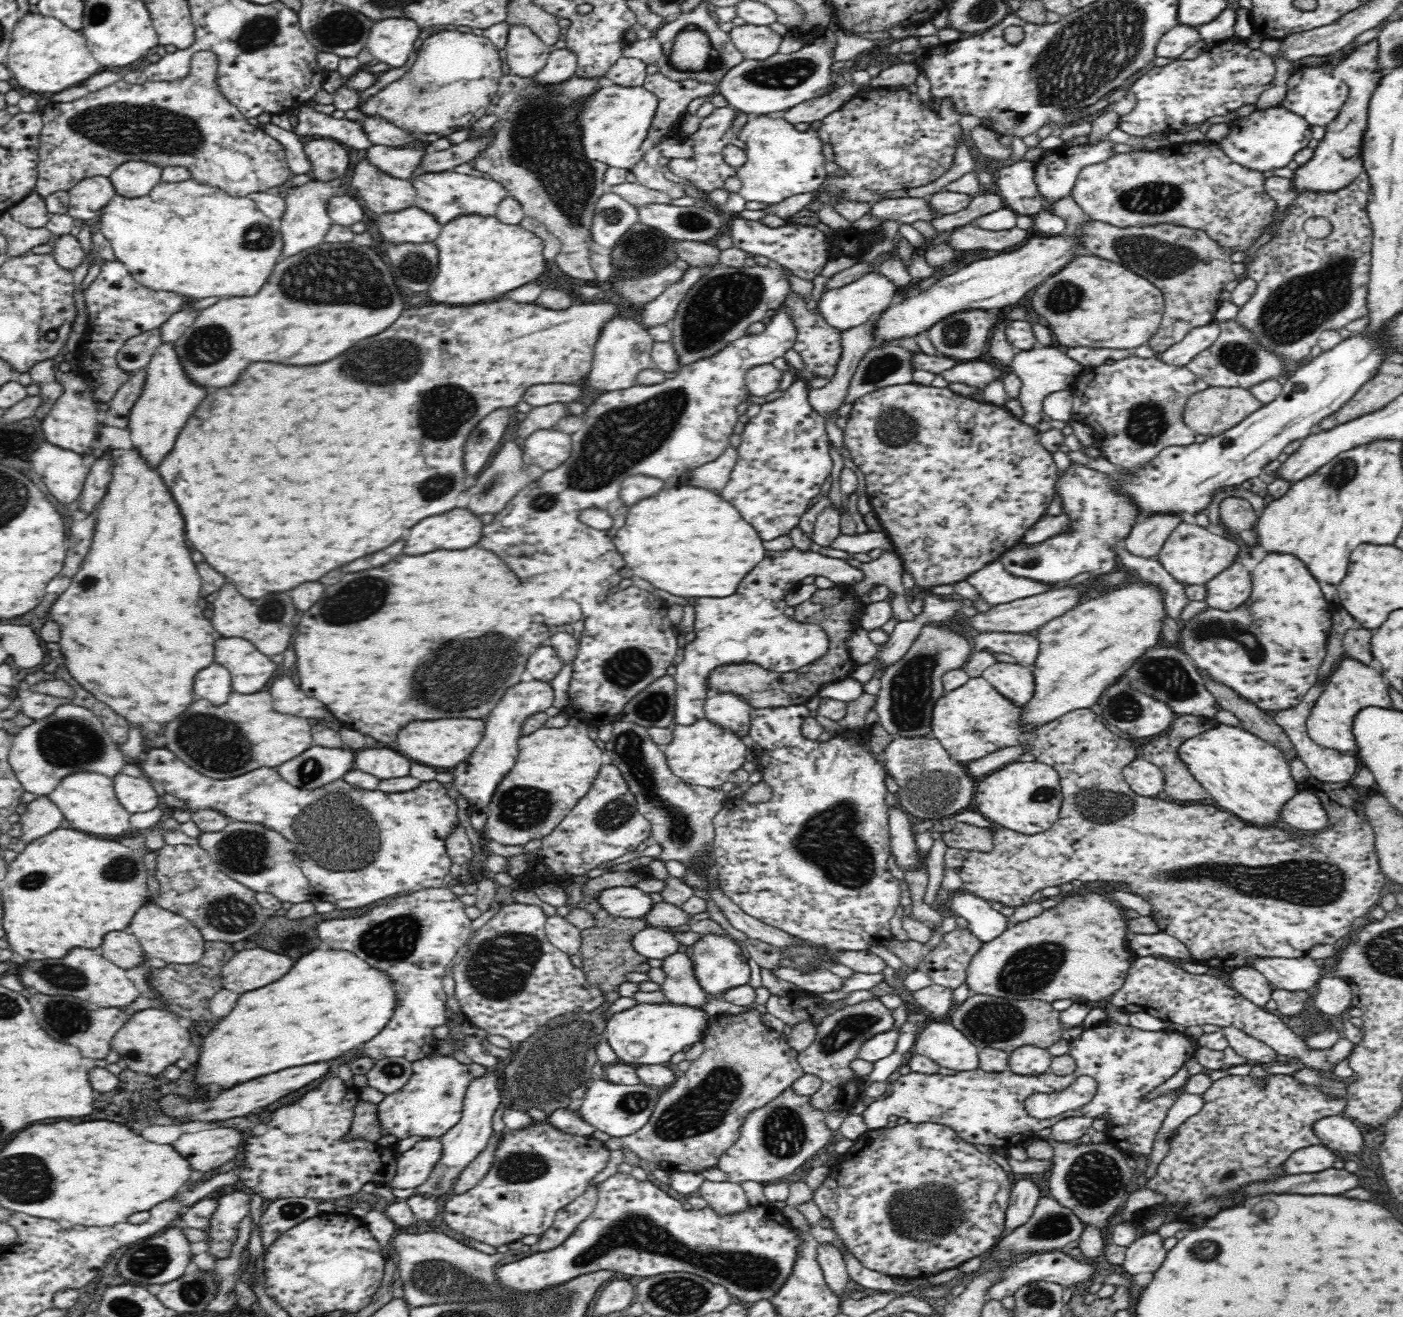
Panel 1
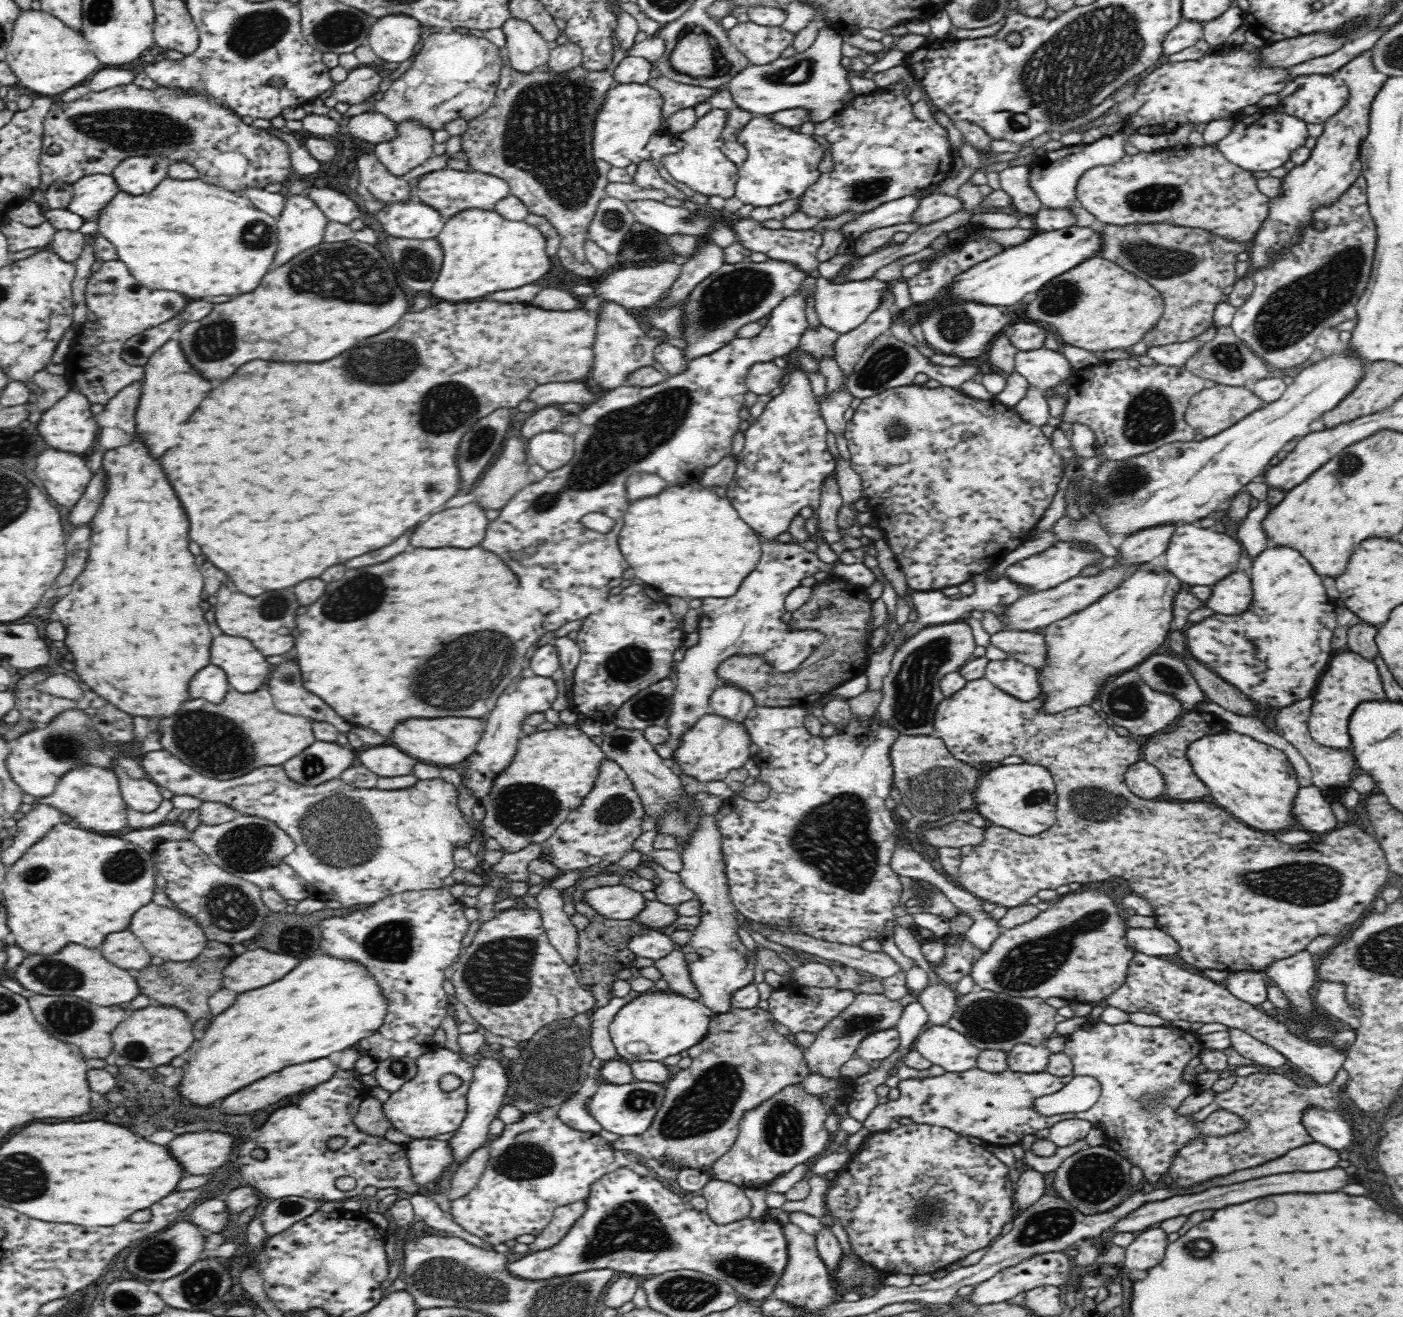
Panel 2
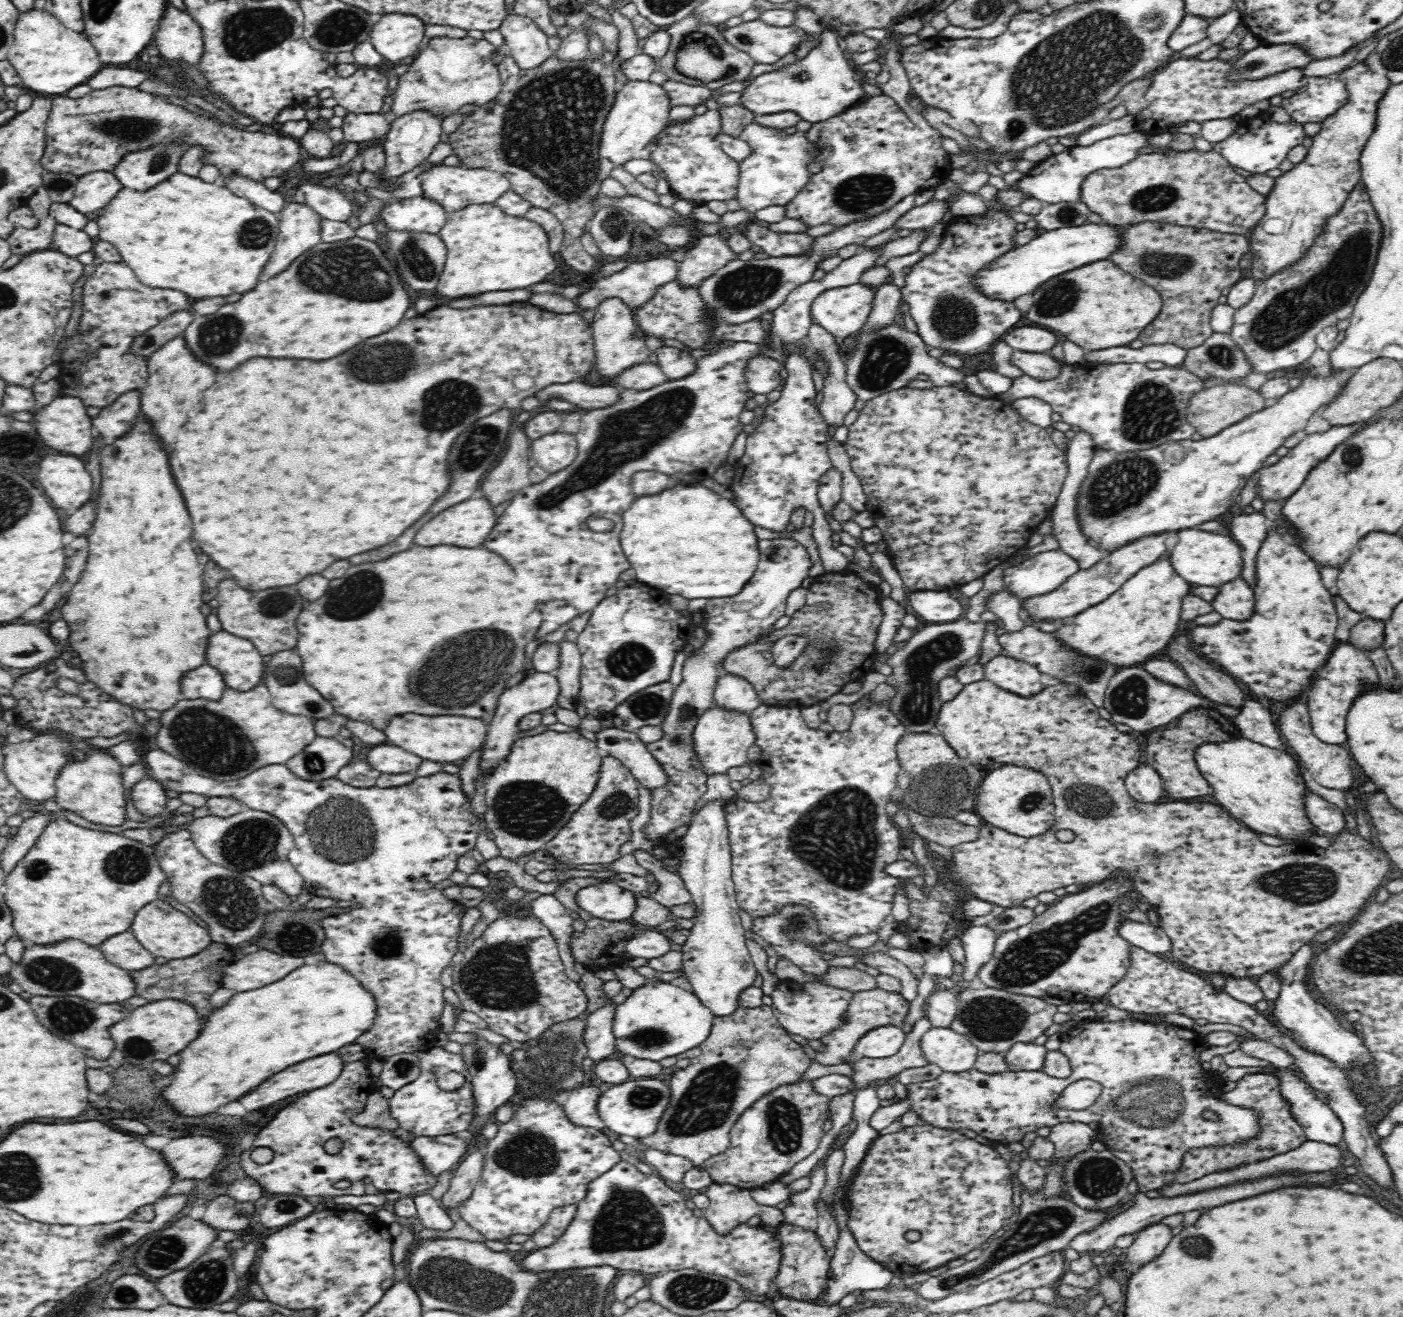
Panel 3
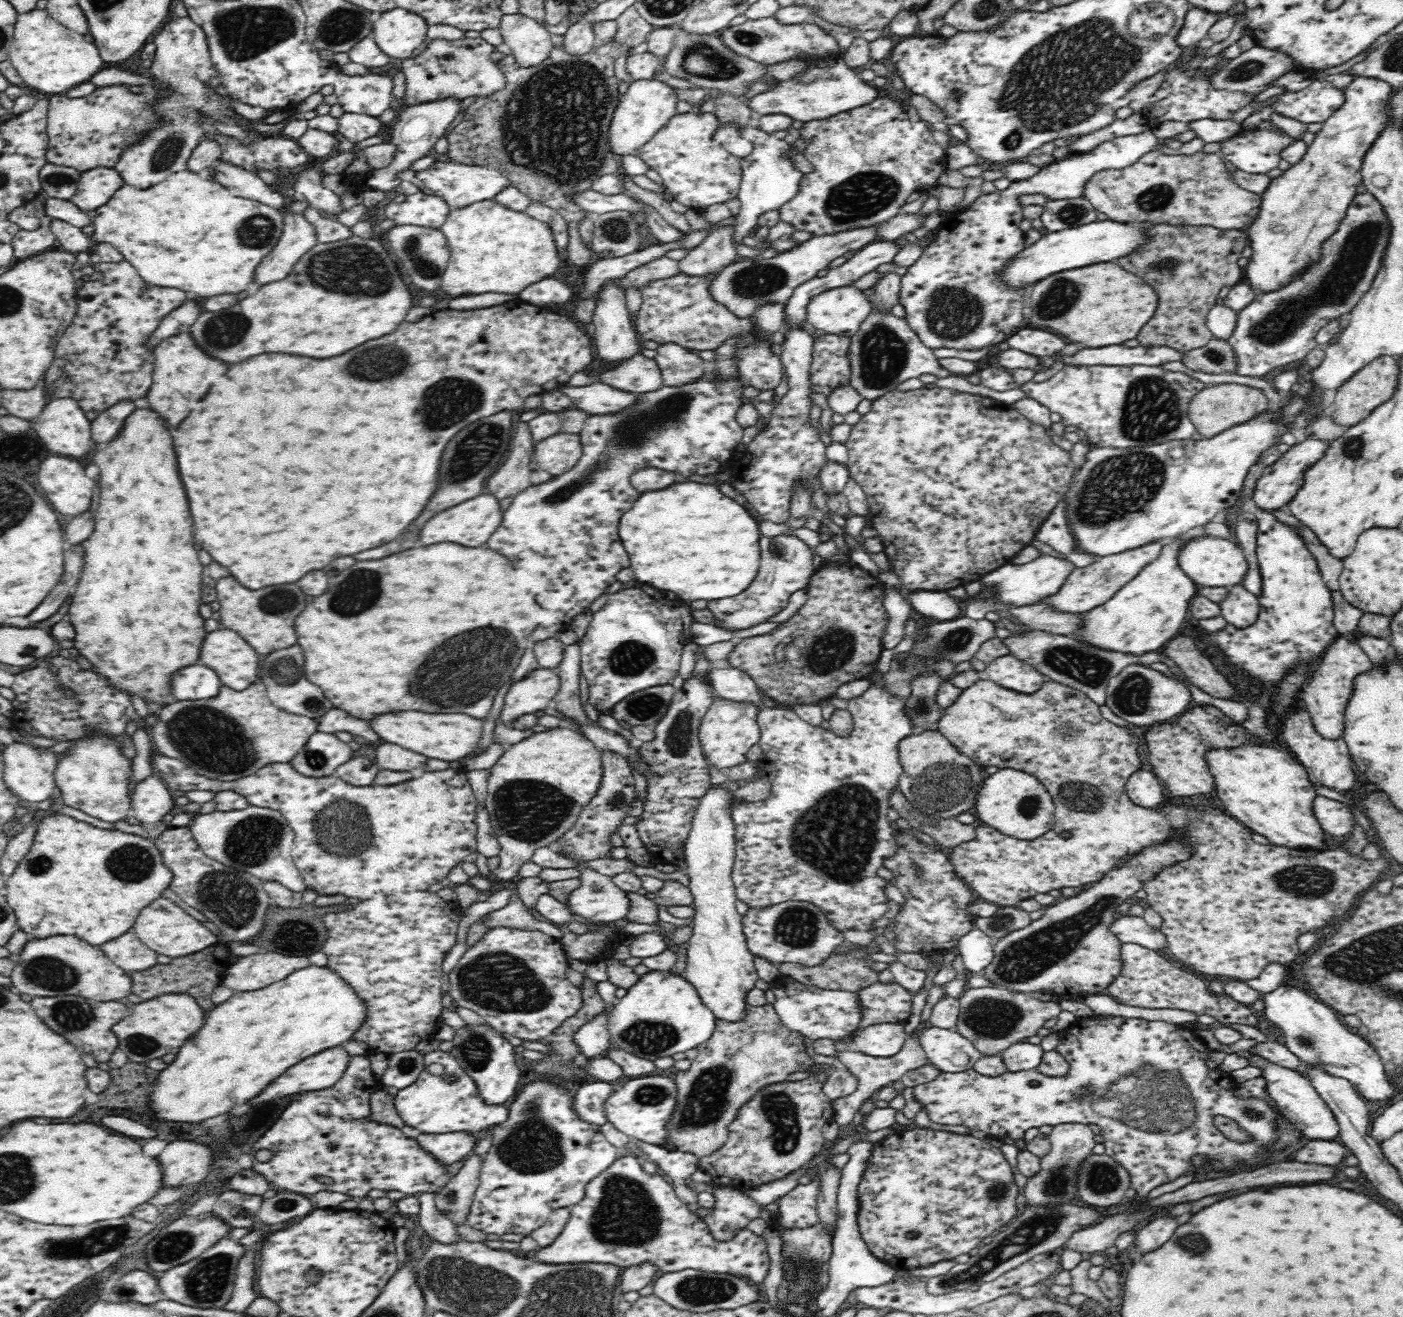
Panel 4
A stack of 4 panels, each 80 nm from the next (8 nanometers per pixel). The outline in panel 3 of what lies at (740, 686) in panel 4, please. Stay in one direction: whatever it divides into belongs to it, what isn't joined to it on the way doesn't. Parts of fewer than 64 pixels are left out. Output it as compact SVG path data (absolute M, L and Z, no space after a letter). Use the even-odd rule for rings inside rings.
M730 673L716 678L713 695L715 705L738 712L751 712L763 703L748 680Z

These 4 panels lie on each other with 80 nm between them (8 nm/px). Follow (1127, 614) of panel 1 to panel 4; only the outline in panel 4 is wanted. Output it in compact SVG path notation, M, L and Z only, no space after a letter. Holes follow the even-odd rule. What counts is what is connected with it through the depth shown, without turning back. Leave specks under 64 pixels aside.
M1194 538L1178 539L1166 544L1151 564L1148 564L1124 588L1104 605L1089 610L1079 637L1094 646L1116 652L1144 654L1162 648L1179 633L1188 614L1192 598L1198 595L1196 583L1180 569L1180 549Z

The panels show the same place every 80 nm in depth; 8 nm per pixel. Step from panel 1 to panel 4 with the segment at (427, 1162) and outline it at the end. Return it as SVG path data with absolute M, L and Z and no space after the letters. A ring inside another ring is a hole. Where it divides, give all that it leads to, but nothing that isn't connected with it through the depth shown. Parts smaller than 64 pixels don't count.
M448 1132L444 1134L424 1134L417 1137L422 1149L430 1152L436 1160L444 1164L452 1164L473 1154L473 1149L479 1142L472 1132Z

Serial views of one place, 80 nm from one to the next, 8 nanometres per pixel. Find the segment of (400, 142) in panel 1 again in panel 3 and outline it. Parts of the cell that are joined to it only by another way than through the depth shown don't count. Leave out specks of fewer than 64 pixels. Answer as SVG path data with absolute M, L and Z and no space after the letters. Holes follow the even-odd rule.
M349 112L341 125L343 140L349 142L381 142L390 129L390 119L382 114L355 114Z

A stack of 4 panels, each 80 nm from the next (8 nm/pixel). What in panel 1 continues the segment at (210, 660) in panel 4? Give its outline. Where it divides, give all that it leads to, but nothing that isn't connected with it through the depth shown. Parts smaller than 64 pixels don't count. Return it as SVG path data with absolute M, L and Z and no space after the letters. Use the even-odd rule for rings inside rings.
M220 638L216 642L216 662L230 670L232 686L240 694L254 694L268 686L278 670L276 664L258 652L244 638Z

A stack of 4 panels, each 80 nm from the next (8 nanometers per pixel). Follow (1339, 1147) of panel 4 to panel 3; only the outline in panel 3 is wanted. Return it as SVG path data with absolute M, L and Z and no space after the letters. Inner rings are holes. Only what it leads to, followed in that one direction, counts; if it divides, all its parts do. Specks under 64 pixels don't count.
M1307 1140L1299 1148L1286 1152L1282 1155L1274 1156L1273 1158L1262 1159L1255 1163L1249 1163L1244 1167L1236 1168L1227 1172L1210 1173L1198 1180L1186 1184L1174 1183L1170 1187L1164 1186L1164 1197L1178 1196L1184 1192L1198 1192L1204 1188L1214 1188L1214 1186L1222 1186L1222 1184L1230 1184L1236 1180L1246 1180L1246 1178L1258 1178L1258 1176L1266 1176L1266 1174L1274 1174L1274 1172L1282 1172L1282 1170L1306 1170L1306 1172L1326 1172L1332 1170L1340 1164L1342 1160L1342 1150L1337 1145L1328 1145L1315 1140Z

